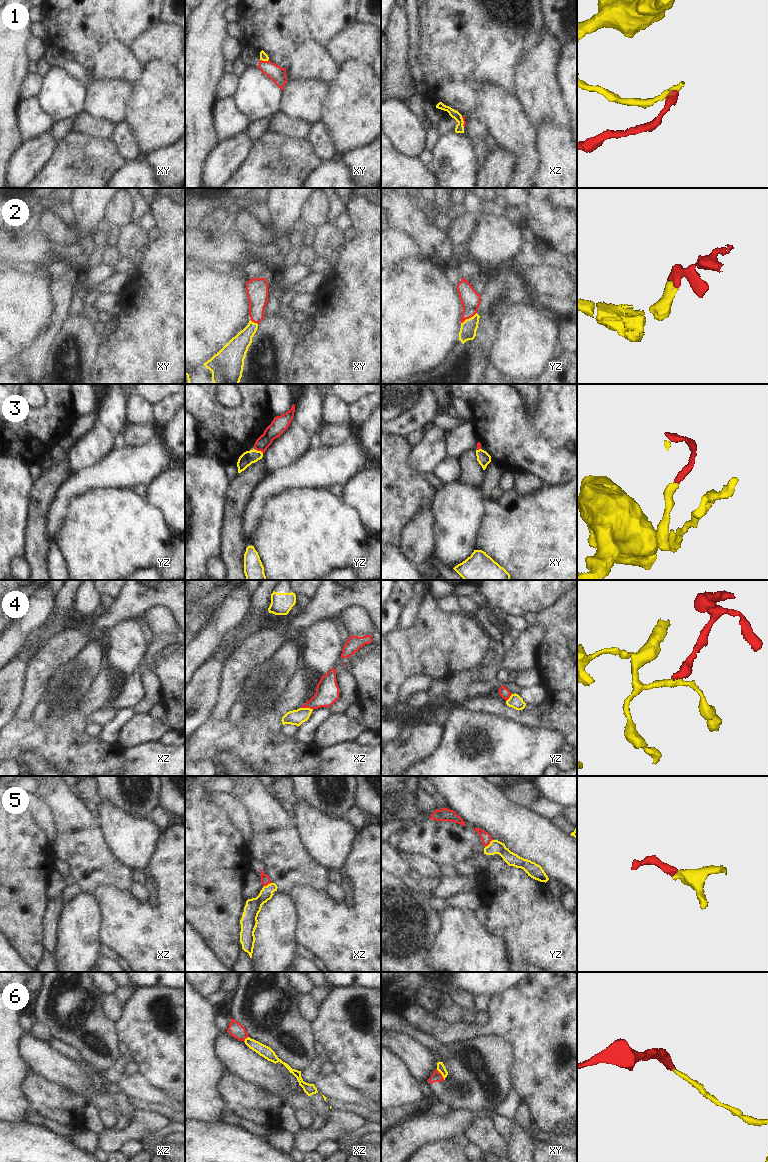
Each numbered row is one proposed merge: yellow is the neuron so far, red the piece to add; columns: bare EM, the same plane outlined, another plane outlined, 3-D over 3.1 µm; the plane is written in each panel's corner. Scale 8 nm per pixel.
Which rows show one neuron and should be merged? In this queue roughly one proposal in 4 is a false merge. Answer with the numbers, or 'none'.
2, 3, 5

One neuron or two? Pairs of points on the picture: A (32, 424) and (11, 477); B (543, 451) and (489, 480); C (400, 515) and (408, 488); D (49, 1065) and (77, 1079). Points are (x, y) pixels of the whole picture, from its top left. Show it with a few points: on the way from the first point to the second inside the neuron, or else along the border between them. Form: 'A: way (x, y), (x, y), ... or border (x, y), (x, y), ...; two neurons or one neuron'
A: border (10, 455), (21, 460), (29, 468); two neurons
B: border (491, 460), (504, 471); two neurons
C: way (400, 508), (401, 495); one neuron
D: way (56, 1067), (70, 1074); one neuron

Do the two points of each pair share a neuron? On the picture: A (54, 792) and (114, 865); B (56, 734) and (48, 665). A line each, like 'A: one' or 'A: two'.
A: one
B: two

